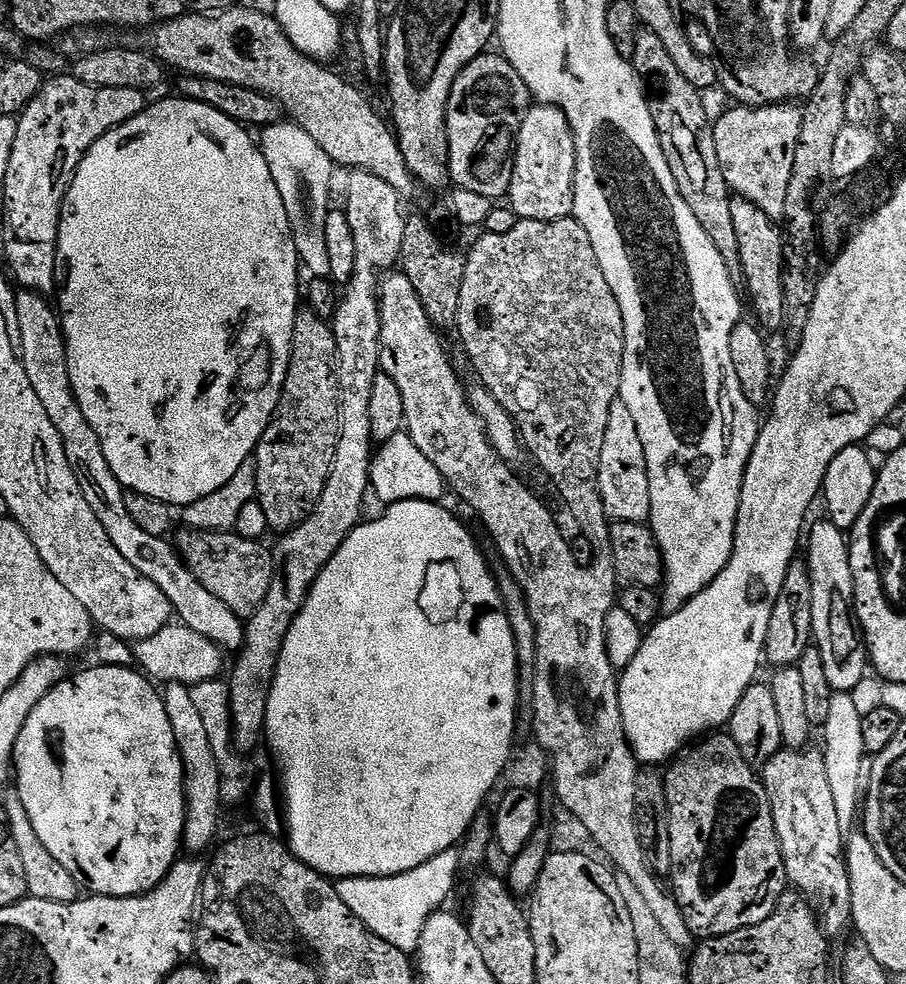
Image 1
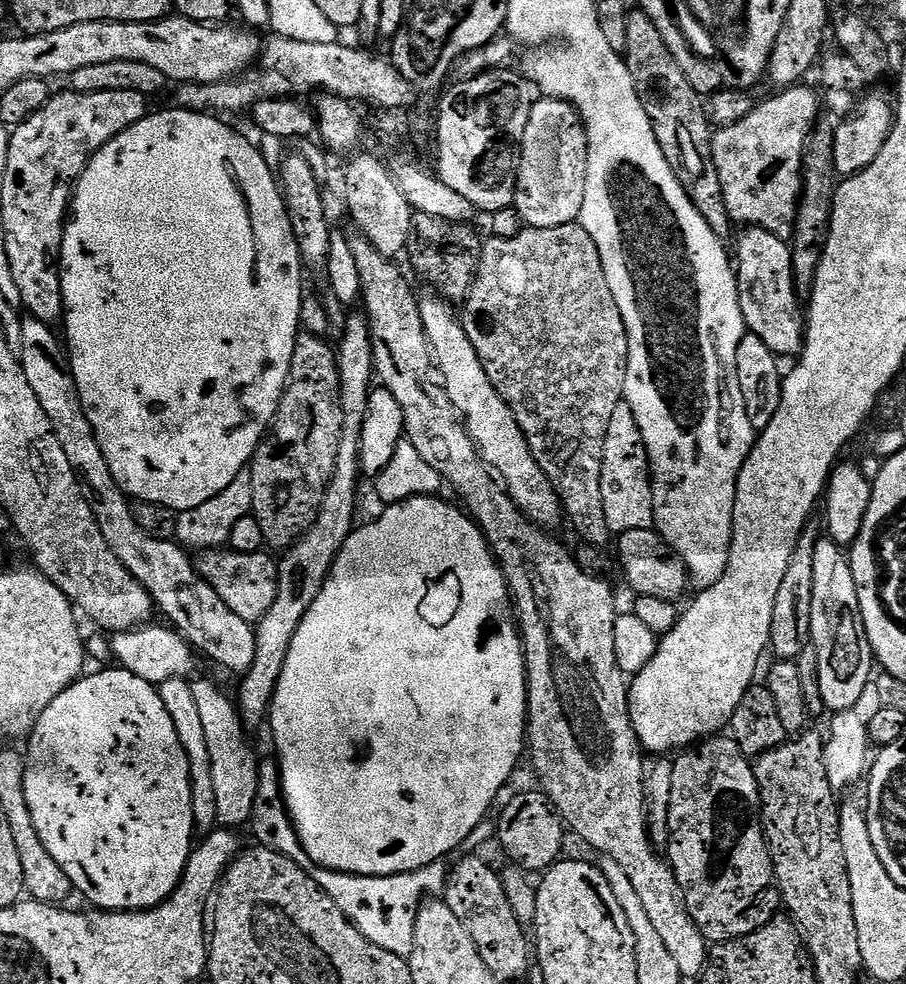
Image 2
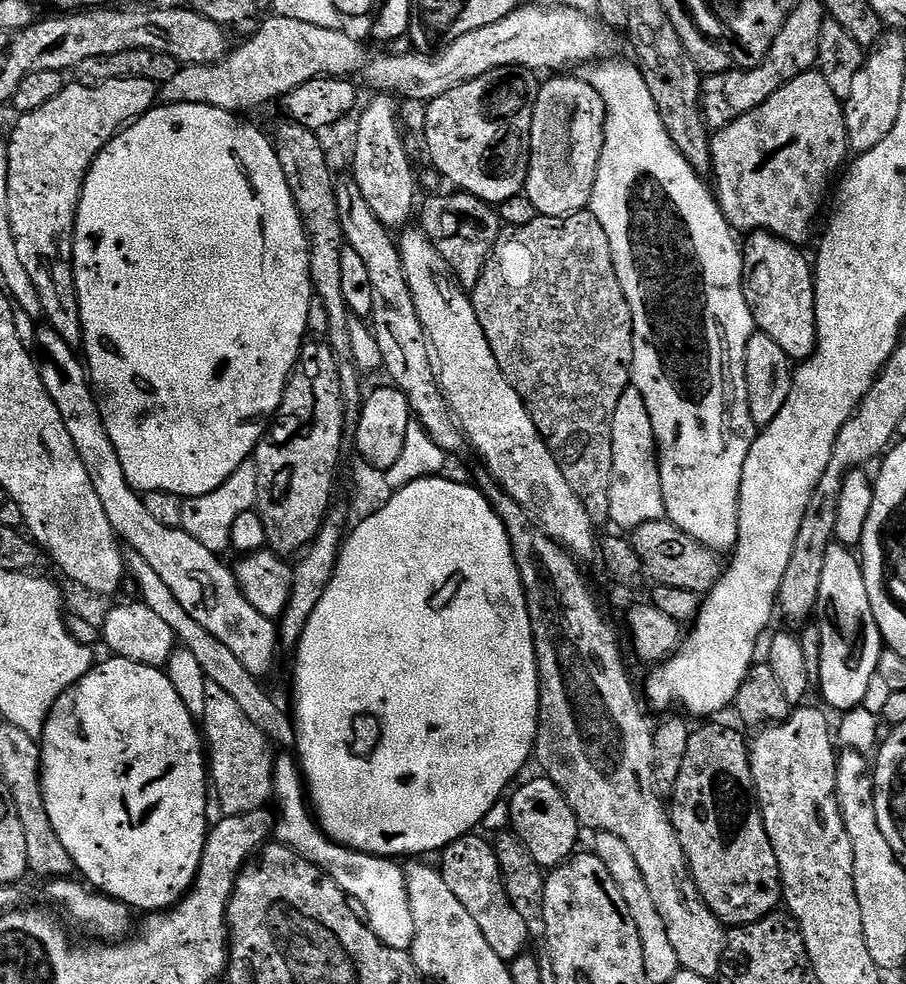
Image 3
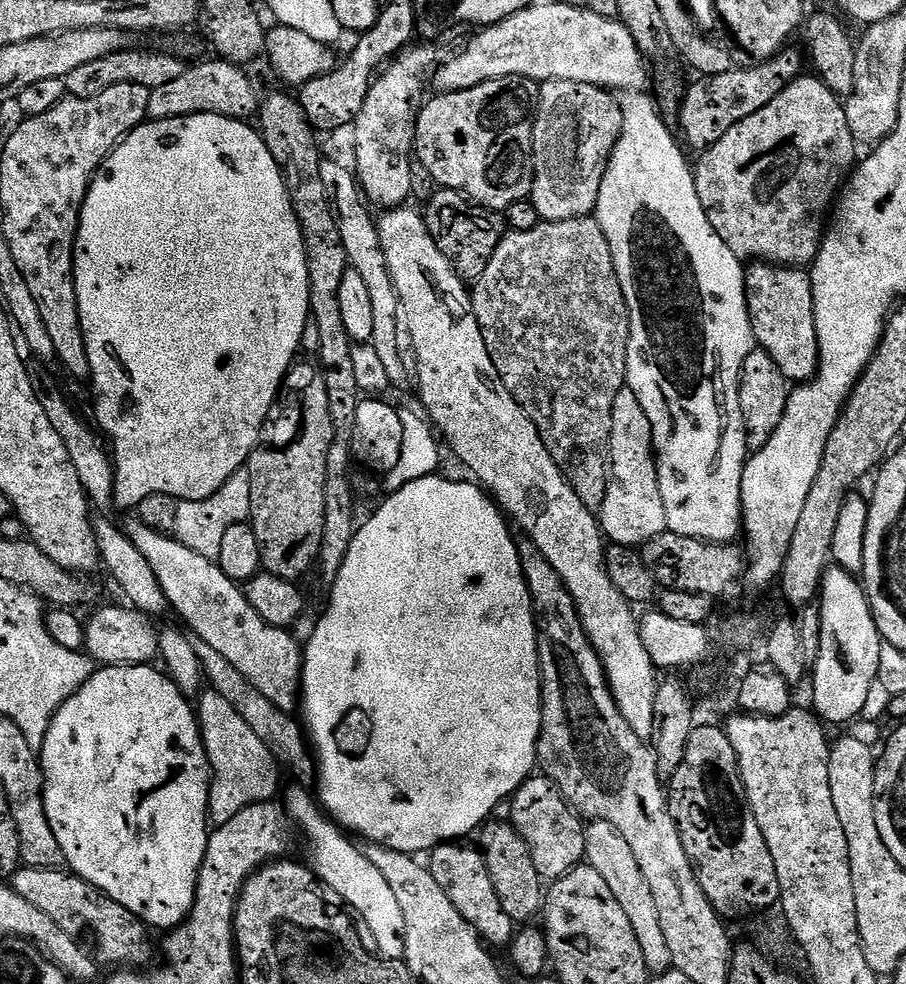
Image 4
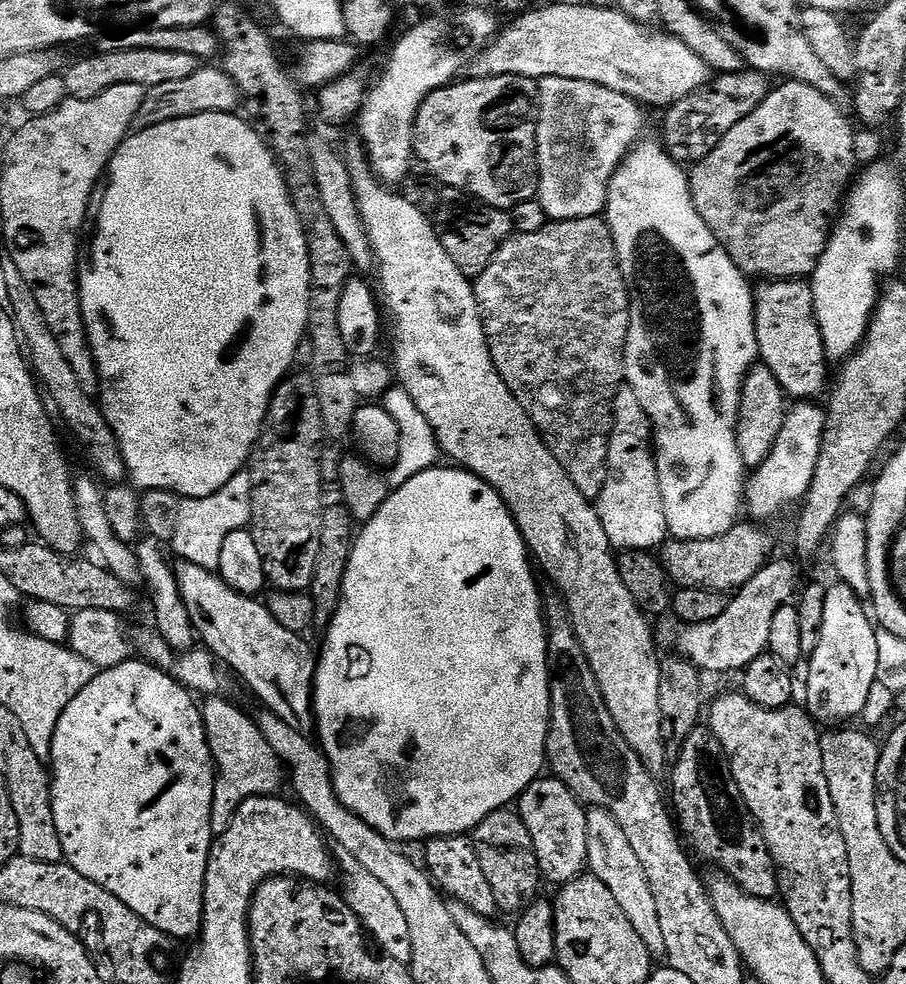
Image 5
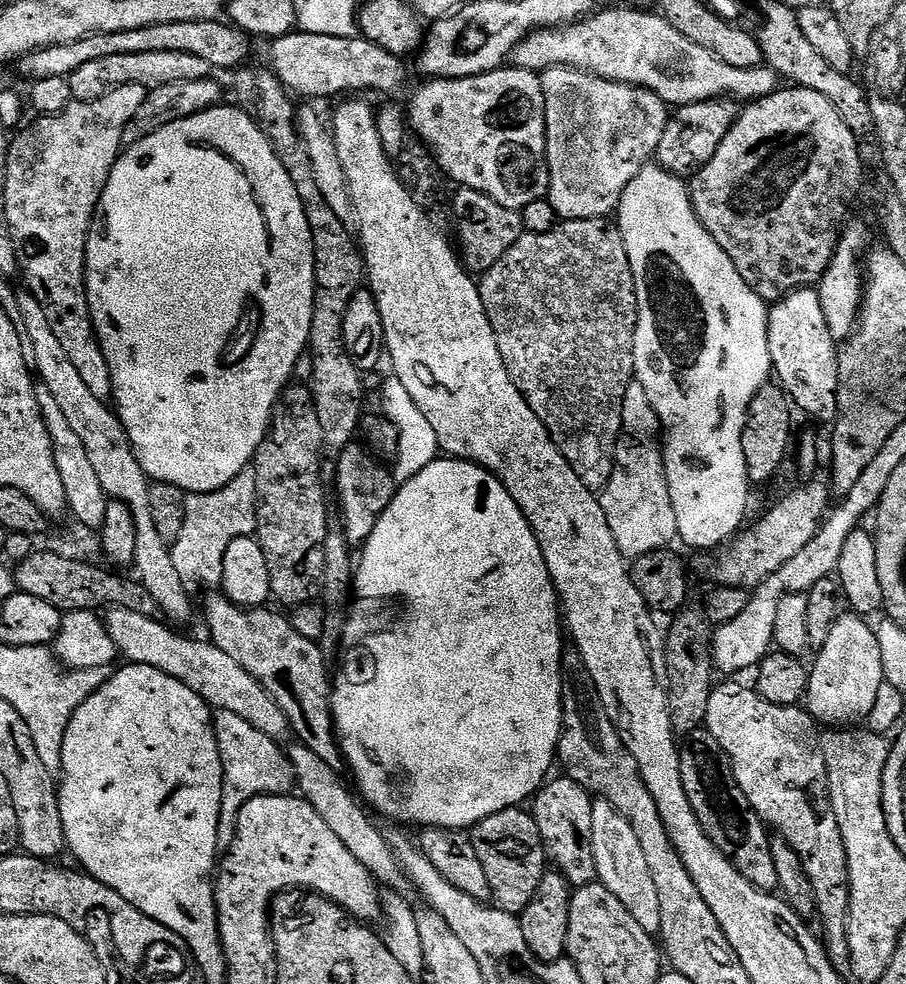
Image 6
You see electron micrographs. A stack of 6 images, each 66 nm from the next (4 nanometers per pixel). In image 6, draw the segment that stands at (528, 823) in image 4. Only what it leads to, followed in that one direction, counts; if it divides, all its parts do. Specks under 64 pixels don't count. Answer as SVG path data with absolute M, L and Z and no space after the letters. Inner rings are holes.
M552 778L536 793L530 804L547 859L557 864L555 867L558 872L573 889L591 884L597 879L592 849L592 802L593 797L578 782Z

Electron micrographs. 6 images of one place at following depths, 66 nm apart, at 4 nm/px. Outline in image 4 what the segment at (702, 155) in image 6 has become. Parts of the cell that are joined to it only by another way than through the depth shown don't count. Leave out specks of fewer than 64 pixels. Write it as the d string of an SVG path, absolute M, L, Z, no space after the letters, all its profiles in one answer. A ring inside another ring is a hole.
M791 48L783 49L769 62L760 62L756 68L739 70L733 68L726 74L709 77L706 81L698 80L685 91L681 101L678 123L687 142L698 152L707 151L717 144L738 122L744 121L758 110L764 109L799 77L804 68L801 54Z

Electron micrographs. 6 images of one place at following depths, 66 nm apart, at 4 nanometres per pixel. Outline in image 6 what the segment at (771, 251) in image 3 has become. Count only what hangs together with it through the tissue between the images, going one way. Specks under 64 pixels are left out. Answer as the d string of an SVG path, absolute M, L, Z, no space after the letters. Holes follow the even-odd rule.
M815 287L797 288L775 301L768 310L768 345L772 371L793 405L816 420L835 421L838 414L838 342L830 334Z

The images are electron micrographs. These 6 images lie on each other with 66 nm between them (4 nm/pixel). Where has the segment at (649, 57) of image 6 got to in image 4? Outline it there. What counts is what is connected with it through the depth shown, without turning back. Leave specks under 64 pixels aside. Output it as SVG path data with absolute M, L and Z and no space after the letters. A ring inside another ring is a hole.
M548 2L546 4L530 4L527 8L523 8L518 14L511 15L510 18L504 19L502 23L498 25L489 25L484 29L481 29L480 34L476 35L460 53L457 54L453 60L448 60L437 67L434 75L431 77L430 84L436 87L435 91L437 93L442 92L457 92L458 90L470 90L474 86L480 85L482 82L497 80L500 77L518 77L520 79L525 79L529 82L536 84L543 84L546 81L558 80L558 81L574 81L579 84L594 85L596 87L601 87L605 90L611 90L618 92L640 92L648 82L648 72L646 70L646 64L644 62L645 57L641 52L640 48L634 42L633 35L630 34L629 30L619 19L606 19L602 18L601 15L594 14L593 11L588 10L585 7L572 6L570 4L556 4L554 2Z

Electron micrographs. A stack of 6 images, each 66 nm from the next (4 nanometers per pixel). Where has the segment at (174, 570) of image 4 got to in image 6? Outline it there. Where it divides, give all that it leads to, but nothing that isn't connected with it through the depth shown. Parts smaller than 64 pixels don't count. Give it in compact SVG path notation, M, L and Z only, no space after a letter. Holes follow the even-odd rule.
M223 594L212 596L204 604L204 620L208 623L207 635L211 643L218 646L225 654L230 654L234 662L238 662L244 670L254 677L261 686L278 702L278 706L286 714L291 731L298 735L299 743L305 744L322 762L334 766L340 770L345 767L344 755L340 752L340 745L336 738L336 725L332 718L332 690L330 683L330 664L324 659L319 643L310 638L302 638L298 630L294 630L291 619L287 615L279 616L271 612L271 607L239 608L234 602L230 602Z

